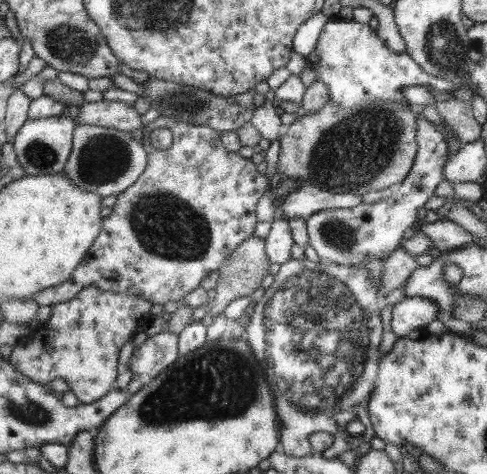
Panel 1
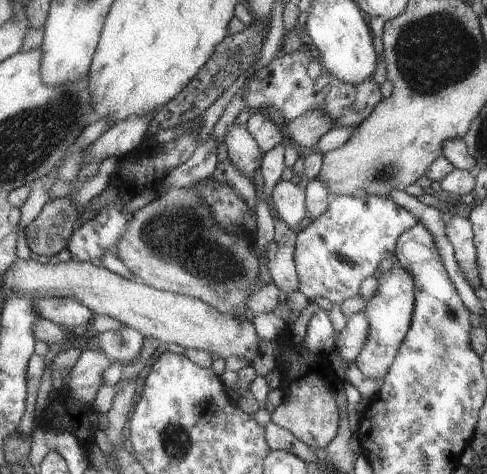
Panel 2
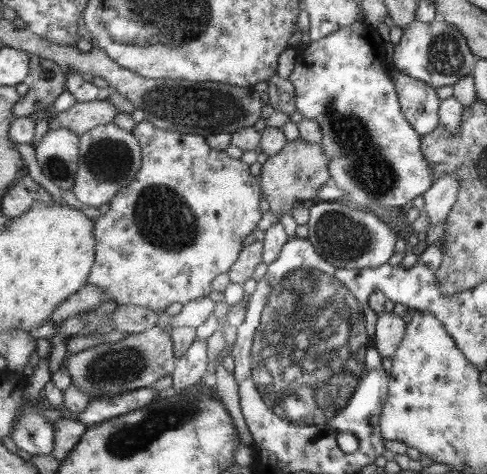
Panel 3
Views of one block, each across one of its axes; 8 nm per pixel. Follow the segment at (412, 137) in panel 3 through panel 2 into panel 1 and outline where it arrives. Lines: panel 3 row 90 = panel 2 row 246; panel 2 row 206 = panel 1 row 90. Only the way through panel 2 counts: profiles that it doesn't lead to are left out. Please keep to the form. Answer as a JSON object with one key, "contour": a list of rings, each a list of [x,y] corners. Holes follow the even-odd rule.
{"contour":[[[327,22],[321,30],[321,36],[315,46],[317,66],[315,80],[325,84],[329,90],[329,100],[341,108],[353,108],[357,104],[365,106],[367,102],[401,102],[409,108],[403,90],[407,86],[431,86],[437,92],[451,92],[453,82],[425,74],[409,56],[389,52],[375,32],[357,22]]]}

